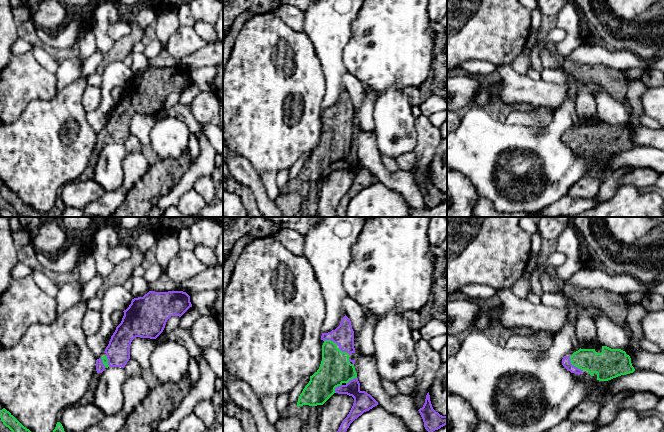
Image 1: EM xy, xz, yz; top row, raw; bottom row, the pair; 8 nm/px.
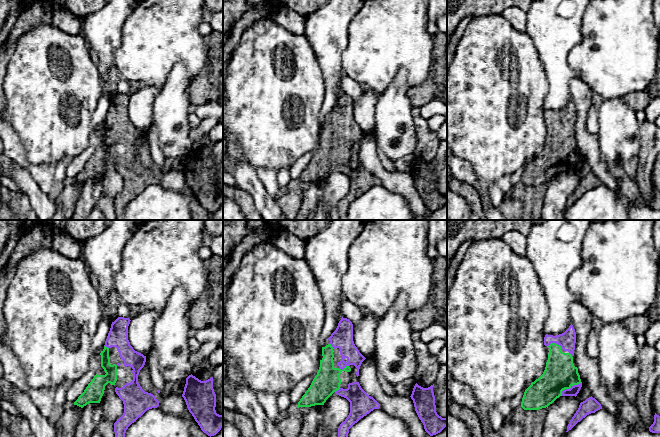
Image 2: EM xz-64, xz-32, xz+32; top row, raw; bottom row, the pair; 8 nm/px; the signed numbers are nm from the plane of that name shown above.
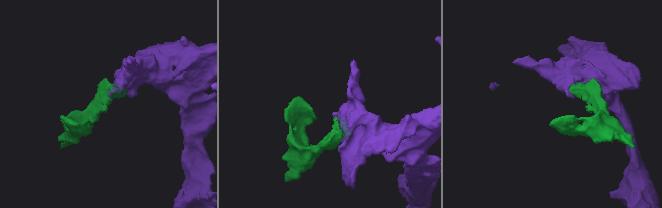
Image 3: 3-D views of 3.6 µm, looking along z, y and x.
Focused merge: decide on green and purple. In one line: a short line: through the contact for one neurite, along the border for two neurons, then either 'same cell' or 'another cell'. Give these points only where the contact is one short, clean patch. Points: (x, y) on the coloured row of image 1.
same cell

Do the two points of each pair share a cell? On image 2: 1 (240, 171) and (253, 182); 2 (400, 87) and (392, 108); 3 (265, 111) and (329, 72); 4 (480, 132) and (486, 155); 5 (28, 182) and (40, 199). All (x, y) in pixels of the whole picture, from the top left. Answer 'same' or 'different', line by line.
1: same
2: same
3: different
4: same
5: same

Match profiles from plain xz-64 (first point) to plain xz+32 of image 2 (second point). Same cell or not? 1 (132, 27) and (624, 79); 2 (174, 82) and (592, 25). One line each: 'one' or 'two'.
1: one
2: two

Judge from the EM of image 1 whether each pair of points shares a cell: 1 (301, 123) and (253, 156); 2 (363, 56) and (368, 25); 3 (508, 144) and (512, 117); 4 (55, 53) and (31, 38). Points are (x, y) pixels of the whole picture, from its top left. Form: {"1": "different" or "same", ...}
{"1": "same", "2": "same", "3": "different", "4": "same"}

